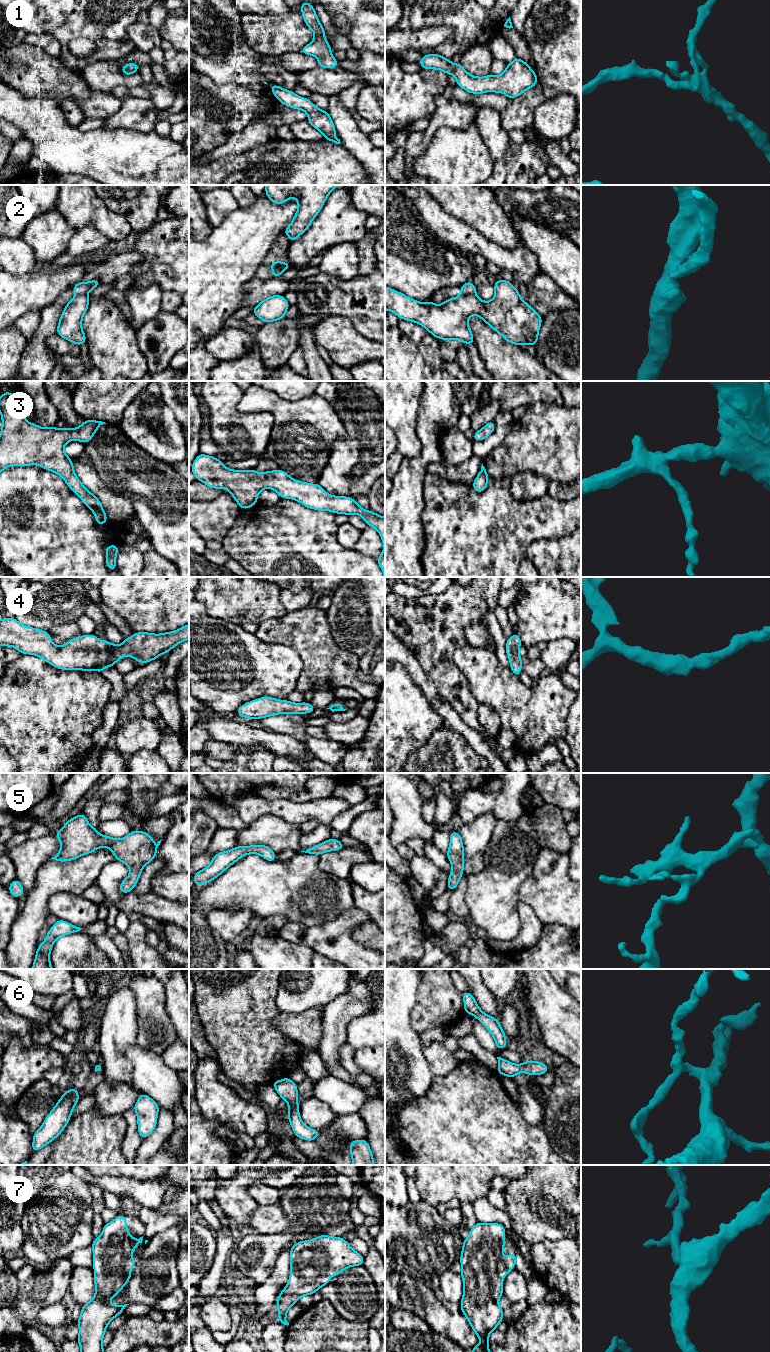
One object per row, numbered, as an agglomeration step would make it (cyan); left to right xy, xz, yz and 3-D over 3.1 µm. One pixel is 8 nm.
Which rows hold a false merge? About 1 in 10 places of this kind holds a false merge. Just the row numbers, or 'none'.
2

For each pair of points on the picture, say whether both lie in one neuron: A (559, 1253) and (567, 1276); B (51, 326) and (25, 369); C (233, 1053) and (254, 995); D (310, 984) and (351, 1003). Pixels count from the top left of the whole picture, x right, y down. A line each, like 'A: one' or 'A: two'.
A: one
B: one
C: one
D: two

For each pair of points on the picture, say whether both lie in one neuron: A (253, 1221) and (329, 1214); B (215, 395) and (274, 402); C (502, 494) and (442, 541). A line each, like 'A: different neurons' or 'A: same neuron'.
A: different neurons
B: different neurons
C: same neuron

